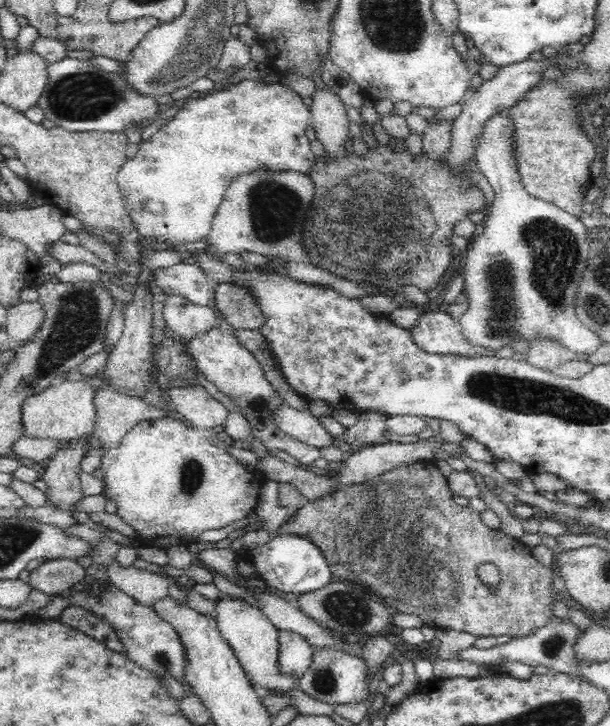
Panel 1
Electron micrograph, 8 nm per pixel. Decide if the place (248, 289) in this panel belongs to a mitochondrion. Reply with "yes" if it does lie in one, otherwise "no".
no

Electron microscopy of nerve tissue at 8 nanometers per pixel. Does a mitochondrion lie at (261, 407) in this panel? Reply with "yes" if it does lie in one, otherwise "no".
yes

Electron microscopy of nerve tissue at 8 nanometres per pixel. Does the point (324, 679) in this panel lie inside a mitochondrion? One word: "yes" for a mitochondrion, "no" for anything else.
yes

